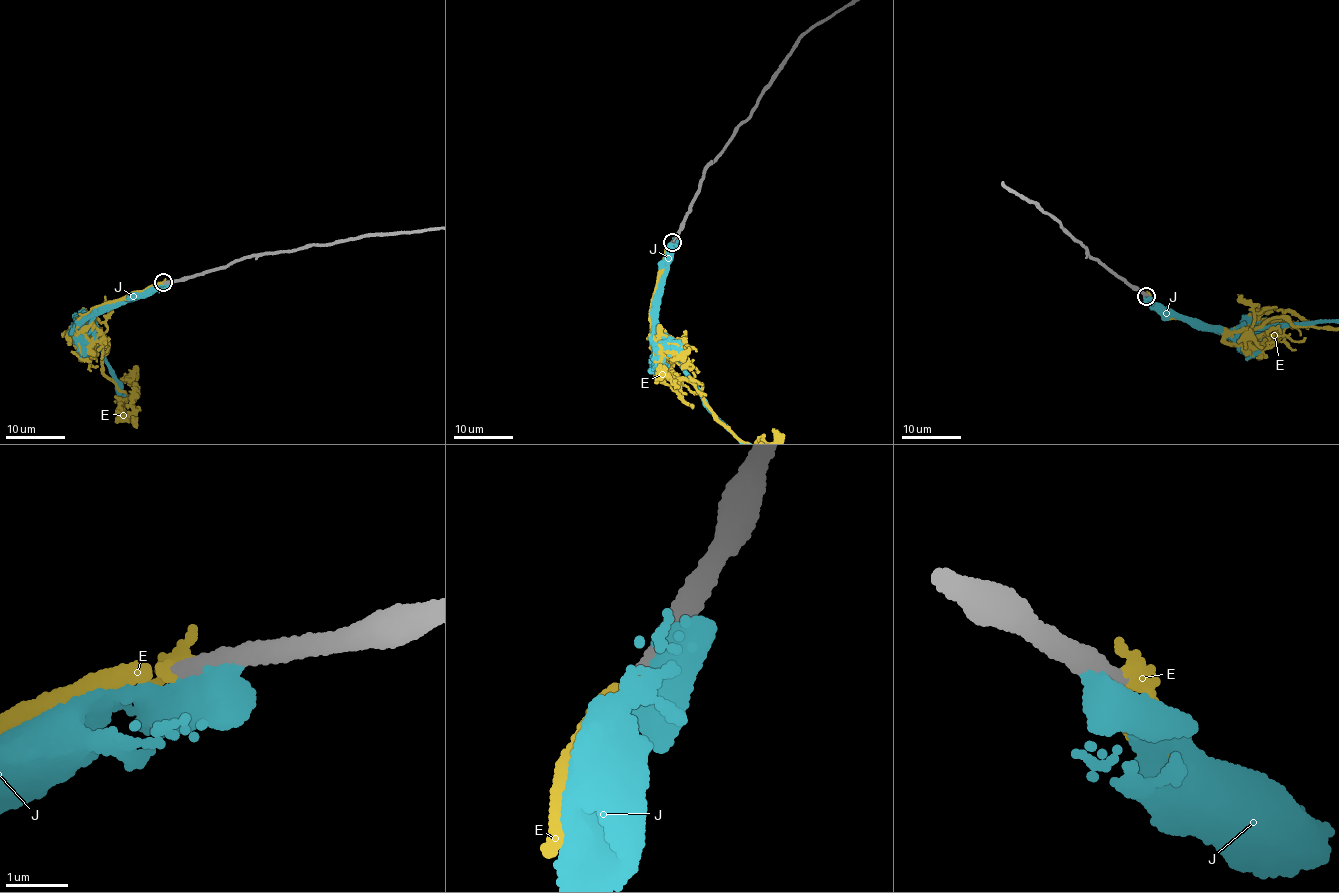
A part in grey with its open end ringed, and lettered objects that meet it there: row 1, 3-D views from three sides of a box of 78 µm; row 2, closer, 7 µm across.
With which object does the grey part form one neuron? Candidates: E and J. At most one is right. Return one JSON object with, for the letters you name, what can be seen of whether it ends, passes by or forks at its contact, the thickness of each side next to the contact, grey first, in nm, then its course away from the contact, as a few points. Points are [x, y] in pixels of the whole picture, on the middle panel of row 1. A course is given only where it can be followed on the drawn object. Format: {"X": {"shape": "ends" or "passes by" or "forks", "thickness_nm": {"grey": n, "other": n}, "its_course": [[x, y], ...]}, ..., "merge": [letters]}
{"E": {"shape": "ends", "thickness_nm": {"grey": 360, "other": 300}}, "merge": ["E"]}

